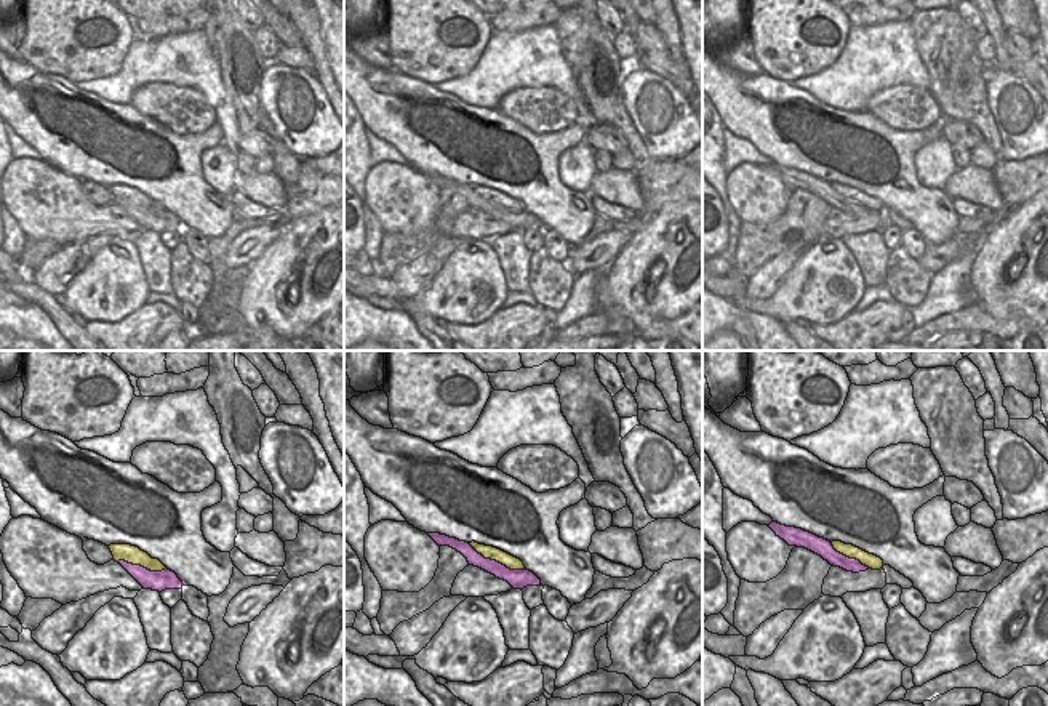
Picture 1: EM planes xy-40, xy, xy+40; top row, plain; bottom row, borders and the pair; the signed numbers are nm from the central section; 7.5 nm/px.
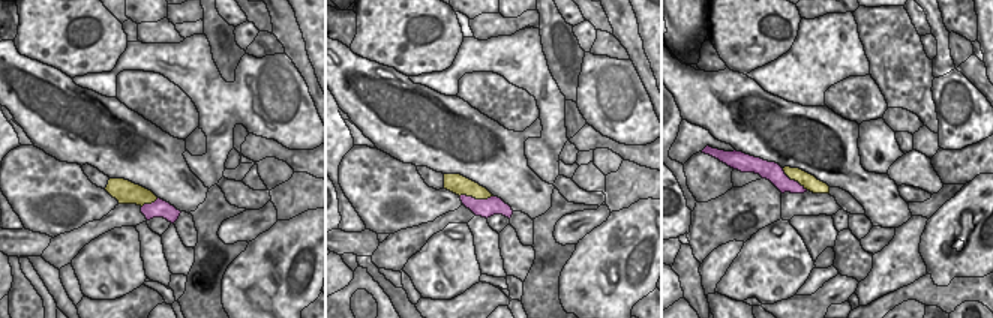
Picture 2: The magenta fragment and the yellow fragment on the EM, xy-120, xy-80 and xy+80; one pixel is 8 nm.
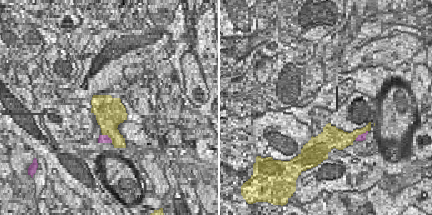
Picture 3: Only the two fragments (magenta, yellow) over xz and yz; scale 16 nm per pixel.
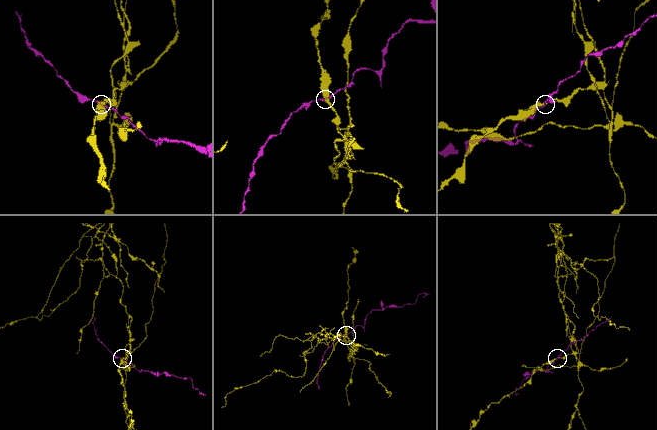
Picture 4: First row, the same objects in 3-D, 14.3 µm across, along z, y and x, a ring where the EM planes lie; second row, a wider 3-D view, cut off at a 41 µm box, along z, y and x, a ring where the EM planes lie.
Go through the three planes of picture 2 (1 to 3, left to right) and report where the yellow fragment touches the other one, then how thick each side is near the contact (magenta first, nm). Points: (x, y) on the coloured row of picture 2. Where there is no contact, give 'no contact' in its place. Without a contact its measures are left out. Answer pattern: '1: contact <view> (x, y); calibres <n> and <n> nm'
1: contact xy-120 (149, 204); calibres 140 and 190 nm
2: contact xy-80 (474, 198); calibres 150 and 160 nm
3: contact xy+80 (794, 180); calibres 150 and 120 nm

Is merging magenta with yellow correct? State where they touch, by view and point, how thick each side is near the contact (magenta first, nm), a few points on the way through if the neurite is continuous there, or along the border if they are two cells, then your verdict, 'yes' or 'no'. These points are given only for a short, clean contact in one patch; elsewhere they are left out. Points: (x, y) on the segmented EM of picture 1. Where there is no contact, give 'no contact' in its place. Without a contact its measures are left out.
meets magenta in xy at (495, 561); 140 nm thick on the magenta side, 100 nm on the other; no

